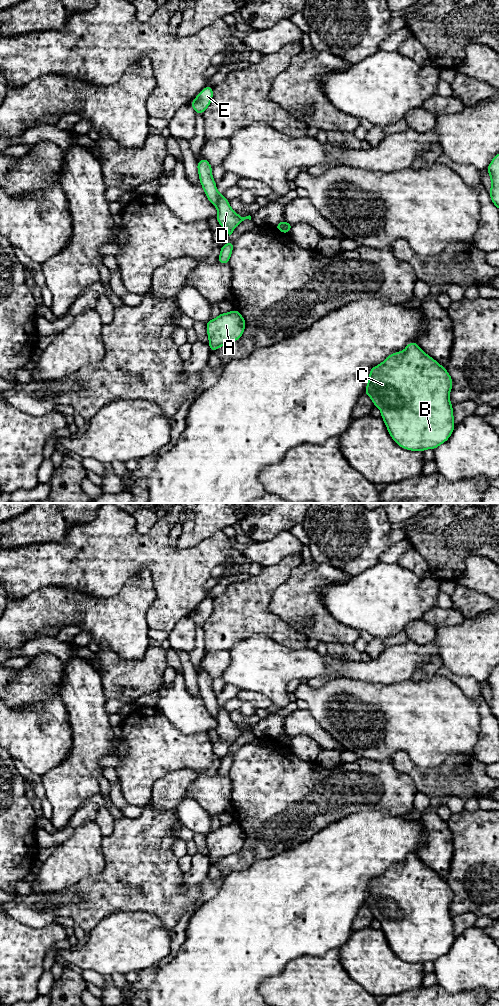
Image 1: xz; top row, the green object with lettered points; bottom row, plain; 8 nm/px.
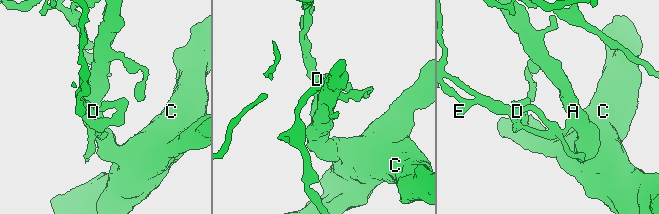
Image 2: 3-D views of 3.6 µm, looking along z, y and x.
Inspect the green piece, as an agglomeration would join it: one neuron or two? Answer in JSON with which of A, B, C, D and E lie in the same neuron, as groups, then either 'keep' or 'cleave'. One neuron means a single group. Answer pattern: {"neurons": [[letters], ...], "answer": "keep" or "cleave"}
{"neurons": [["A", "B", "C", "E"], ["D"]], "answer": "cleave"}

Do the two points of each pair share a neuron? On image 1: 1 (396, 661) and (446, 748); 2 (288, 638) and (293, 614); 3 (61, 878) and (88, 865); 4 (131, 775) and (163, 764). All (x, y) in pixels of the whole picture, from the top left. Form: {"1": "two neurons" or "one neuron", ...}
{"1": "two neurons", "2": "two neurons", "3": "one neuron", "4": "one neuron"}

